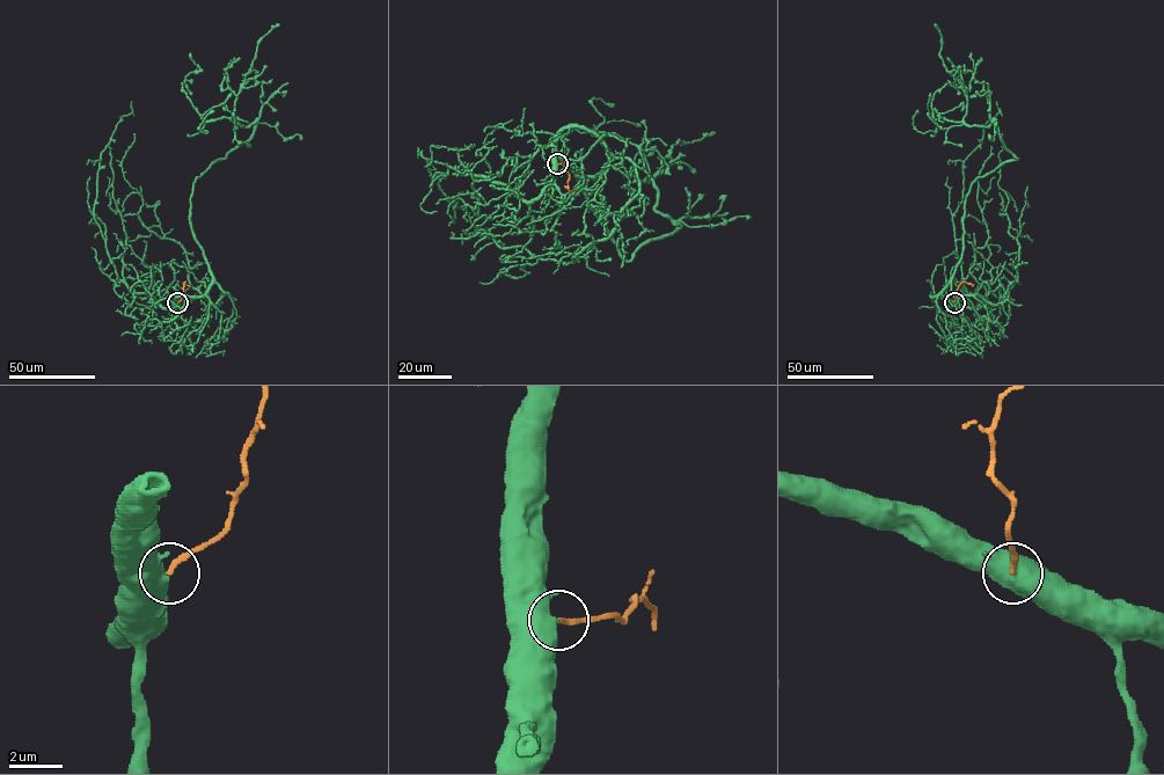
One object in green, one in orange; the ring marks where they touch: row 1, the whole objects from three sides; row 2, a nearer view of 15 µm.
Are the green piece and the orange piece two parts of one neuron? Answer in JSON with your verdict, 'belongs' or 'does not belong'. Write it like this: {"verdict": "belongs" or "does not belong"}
{"verdict": "belongs"}

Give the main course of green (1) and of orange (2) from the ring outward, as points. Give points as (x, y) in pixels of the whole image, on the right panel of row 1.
1: (956, 302), (930, 295), (960, 258), (965, 195), (1017, 158), (994, 119), (934, 118), (971, 52)
2: (956, 302), (953, 292), (961, 283), (972, 286)

